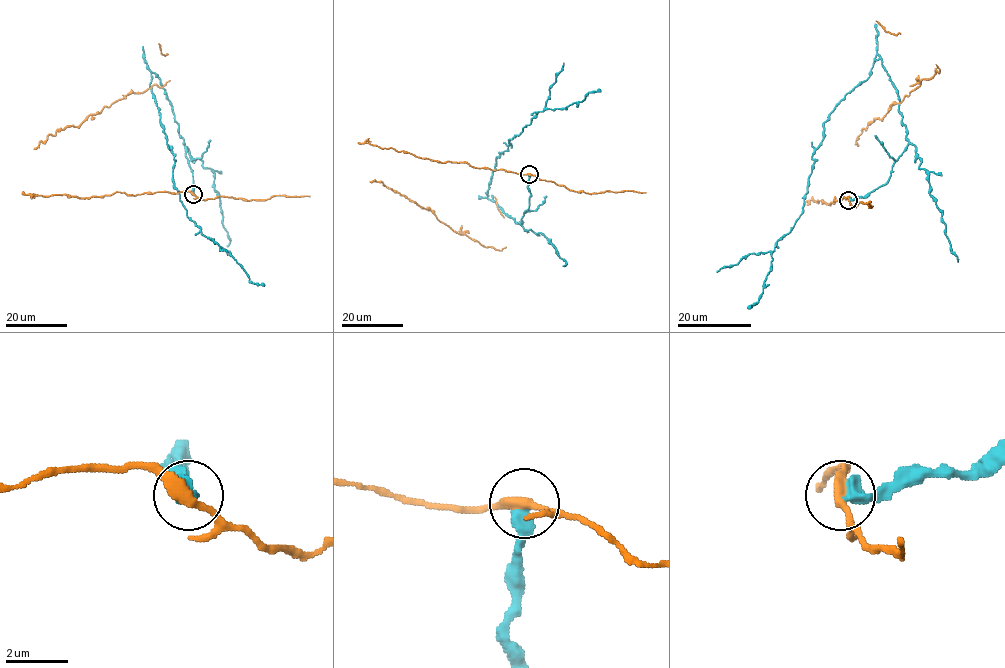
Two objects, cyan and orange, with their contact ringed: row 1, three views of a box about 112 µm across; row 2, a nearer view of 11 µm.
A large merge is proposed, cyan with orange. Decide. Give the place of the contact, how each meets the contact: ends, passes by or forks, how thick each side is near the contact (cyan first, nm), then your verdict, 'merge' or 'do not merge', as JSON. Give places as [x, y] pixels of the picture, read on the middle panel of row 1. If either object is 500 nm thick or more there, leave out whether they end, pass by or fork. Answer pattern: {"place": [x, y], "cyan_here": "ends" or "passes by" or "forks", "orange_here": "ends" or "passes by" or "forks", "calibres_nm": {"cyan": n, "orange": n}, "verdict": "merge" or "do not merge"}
{"place": [529, 174], "cyan_here": "ends", "orange_here": "passes by", "calibres_nm": {"cyan": 480, "orange": 360}, "verdict": "do not merge"}

